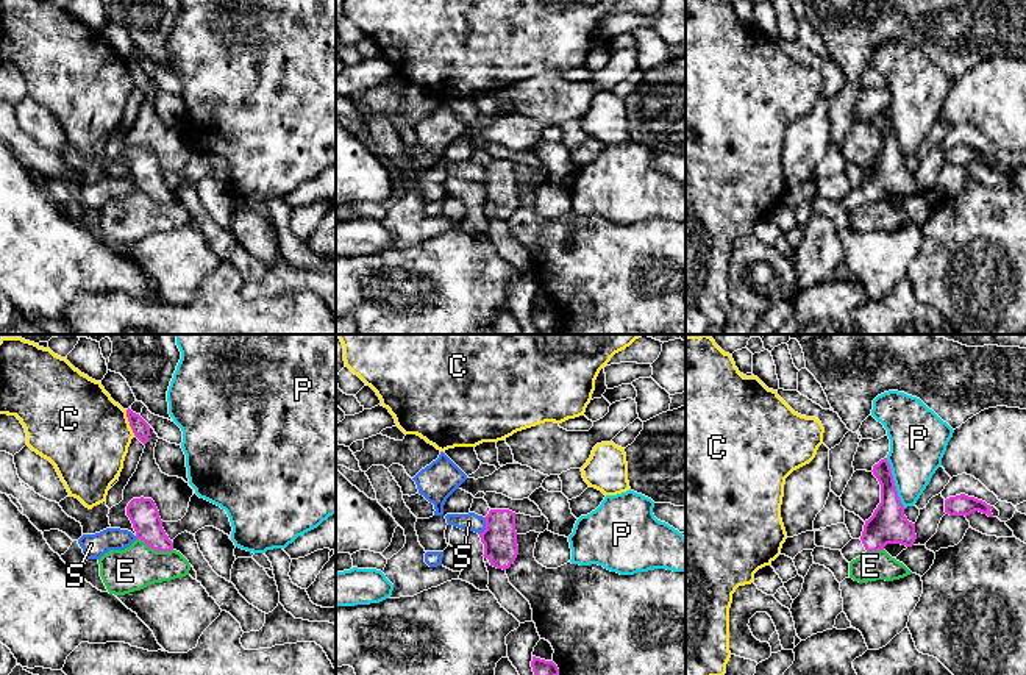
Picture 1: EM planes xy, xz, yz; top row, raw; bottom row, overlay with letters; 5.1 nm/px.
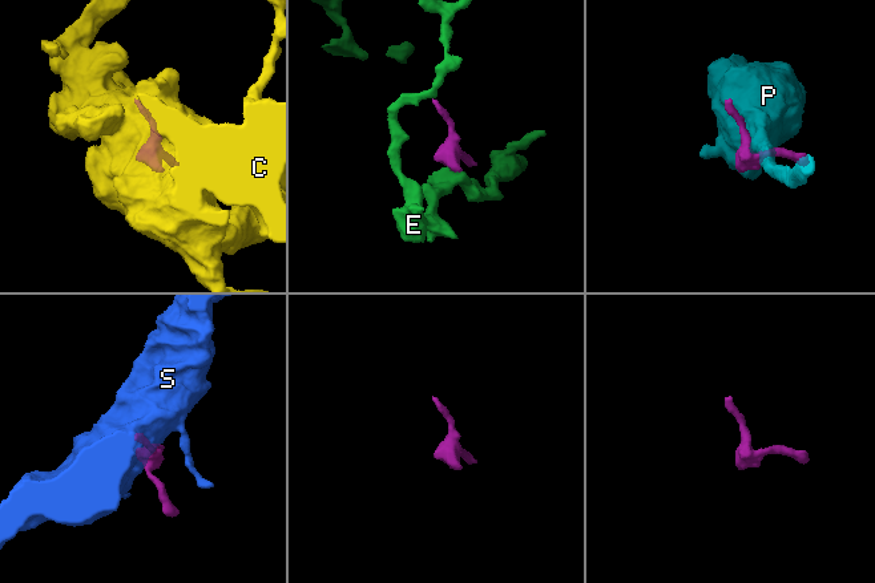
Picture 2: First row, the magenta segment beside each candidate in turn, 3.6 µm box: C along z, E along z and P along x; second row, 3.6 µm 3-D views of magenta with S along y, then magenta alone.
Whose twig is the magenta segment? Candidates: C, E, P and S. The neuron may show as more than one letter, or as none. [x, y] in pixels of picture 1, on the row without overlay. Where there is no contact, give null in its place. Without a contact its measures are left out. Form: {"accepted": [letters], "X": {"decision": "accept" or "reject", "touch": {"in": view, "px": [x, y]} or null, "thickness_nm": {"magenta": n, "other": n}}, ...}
{"accepted": [], "C": {"decision": "reject", "touch": {"in": "xy", "px": [128, 71]}, "thickness_nm": {"magenta": 90, "other": 460}}, "E": {"decision": "reject", "touch": {"in": "xy", "px": [155, 199]}, "thickness_nm": {"magenta": 150, "other": 220}}, "P": {"decision": "reject", "touch": {"in": "yz", "px": [894, 133]}, "thickness_nm": {"magenta": 190, "other": 280}}, "S": {"decision": "reject", "touch": {"in": "xz", "px": [486, 177]}, "thickness_nm": {"magenta": 180, "other": 100}}}

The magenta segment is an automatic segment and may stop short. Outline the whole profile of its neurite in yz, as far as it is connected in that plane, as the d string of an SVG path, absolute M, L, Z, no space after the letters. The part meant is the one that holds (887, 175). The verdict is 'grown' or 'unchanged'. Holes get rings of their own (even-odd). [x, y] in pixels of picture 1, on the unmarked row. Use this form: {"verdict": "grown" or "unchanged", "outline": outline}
{"verdict": "grown", "outline": "M887 108L873 116L873 125L881 134L881 153L873 166L865 170L862 186L851 189L840 202L851 212L865 202L884 200L887 194L912 197L917 184L915 173L904 166L904 156L898 147L892 119Z"}

